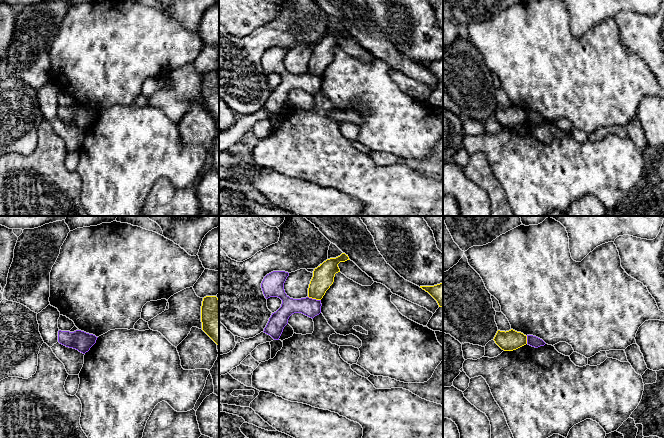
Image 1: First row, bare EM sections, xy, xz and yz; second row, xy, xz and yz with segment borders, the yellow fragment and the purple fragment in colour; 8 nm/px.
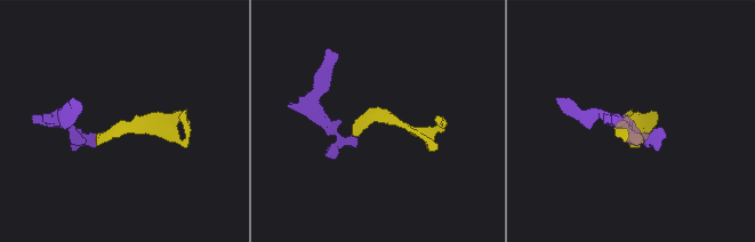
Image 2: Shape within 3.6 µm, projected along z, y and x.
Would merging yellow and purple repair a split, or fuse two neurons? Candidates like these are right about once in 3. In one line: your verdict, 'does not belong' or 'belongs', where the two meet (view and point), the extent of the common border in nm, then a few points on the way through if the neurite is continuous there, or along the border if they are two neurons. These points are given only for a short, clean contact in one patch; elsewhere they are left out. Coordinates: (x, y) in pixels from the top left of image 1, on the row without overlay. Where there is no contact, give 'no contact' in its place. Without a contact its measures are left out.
does not belong; meets yellow in xz at (314, 74); contact 110 nm long; border along xz (308, 72), (320, 76)

